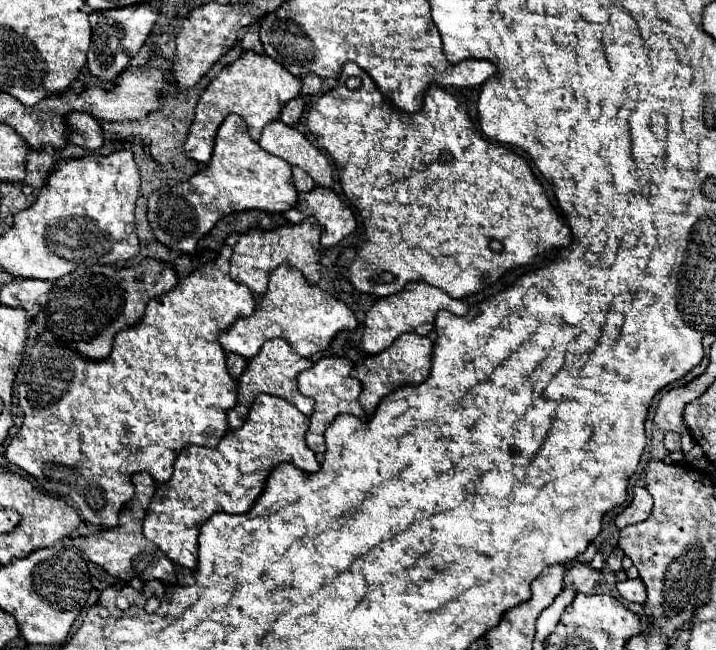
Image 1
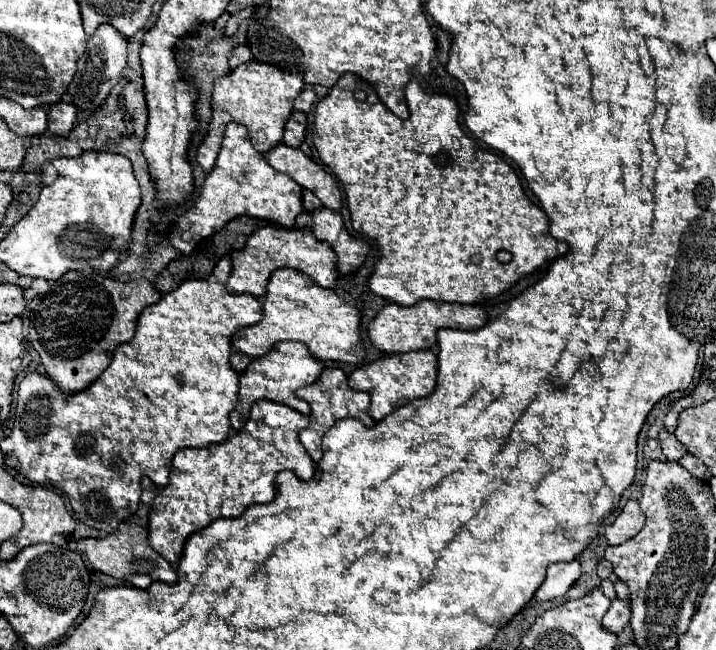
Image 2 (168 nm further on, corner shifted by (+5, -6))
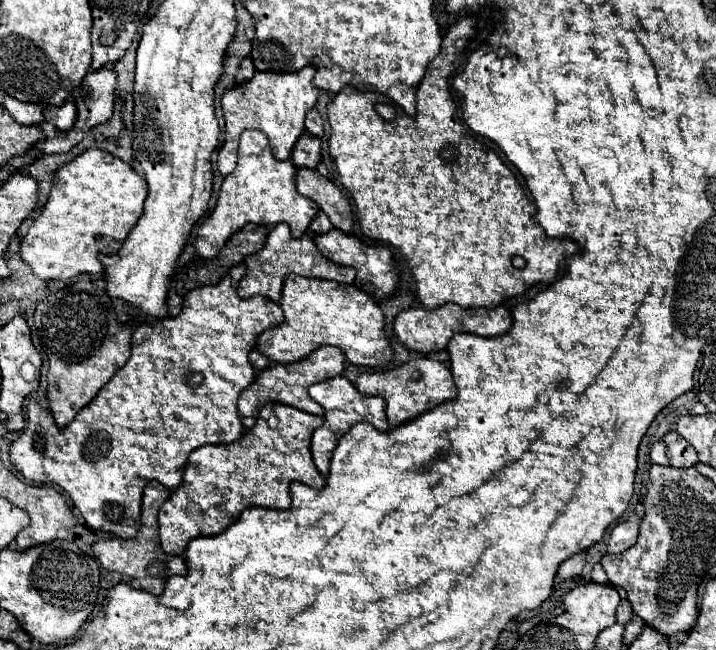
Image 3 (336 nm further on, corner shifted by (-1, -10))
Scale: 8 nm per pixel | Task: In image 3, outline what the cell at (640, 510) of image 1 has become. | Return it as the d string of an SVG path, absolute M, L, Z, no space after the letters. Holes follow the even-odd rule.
M638 503L634 507L634 511L630 513L630 517L620 521L612 529L612 535L610 535L610 541L608 541L608 547L606 547L608 553L624 553L626 549L630 549L636 543L638 525L642 521L642 515L644 515L644 507L642 507L642 503Z

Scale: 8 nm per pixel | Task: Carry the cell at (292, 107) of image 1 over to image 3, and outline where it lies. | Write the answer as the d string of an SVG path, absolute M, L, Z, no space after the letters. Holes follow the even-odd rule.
M304 133L304 135L296 141L294 151L292 151L292 161L294 161L294 165L306 167L306 169L316 169L318 163L320 163L320 159L322 159L320 139L314 137L314 135Z

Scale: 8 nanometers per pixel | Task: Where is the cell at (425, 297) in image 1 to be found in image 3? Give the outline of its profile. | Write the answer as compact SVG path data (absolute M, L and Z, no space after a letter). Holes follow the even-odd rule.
M446 303L436 309L412 307L412 309L402 311L394 321L394 333L400 339L400 343L404 343L408 349L418 351L422 355L446 349L446 345L454 333L474 333L474 335L482 335L482 337L492 337L492 335L504 335L510 327L512 327L512 313L508 309L504 309L502 305L492 307L492 309L478 309L478 307L464 309L464 307L452 305L452 303Z

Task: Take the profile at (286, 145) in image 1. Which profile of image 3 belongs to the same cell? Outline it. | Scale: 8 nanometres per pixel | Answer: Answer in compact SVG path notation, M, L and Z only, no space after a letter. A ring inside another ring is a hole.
M300 167L296 173L296 187L298 187L300 195L318 203L318 207L328 215L330 223L336 229L344 231L346 235L352 235L354 215L352 215L350 201L332 181L320 177L312 169Z

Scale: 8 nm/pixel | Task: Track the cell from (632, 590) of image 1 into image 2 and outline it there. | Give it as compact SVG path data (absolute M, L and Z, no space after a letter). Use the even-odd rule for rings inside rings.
M616 597L608 613L604 615L602 625L612 633L620 633L628 621L630 621L630 601Z

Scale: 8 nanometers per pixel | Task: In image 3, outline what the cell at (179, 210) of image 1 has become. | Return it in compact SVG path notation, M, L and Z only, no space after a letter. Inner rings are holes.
M244 131L238 147L238 165L230 175L224 177L216 207L198 229L194 245L200 257L204 259L214 257L224 247L228 237L242 229L246 223L254 225L286 223L292 231L292 237L300 237L308 229L310 221L318 215L320 207L312 199L302 197L296 191L294 175L296 165L290 159L276 161L276 157L270 151L268 137L262 131Z

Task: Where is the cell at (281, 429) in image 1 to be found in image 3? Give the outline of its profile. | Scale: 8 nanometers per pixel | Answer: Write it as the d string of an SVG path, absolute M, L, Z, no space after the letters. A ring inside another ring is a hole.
M268 403L256 421L256 425L246 431L238 441L224 445L204 445L190 453L182 485L170 495L170 499L160 507L158 527L160 527L160 543L162 549L170 555L182 555L186 551L188 541L202 535L218 535L226 527L230 527L246 507L270 507L270 509L288 509L290 507L290 483L300 481L312 489L322 489L326 479L318 473L312 455L310 455L310 439L314 429L324 423L324 417L304 413L300 409L292 409L288 405Z

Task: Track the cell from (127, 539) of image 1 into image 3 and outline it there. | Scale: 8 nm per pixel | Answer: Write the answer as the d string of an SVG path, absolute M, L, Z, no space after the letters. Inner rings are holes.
M150 481L144 489L144 499L142 499L142 521L140 521L140 529L138 535L134 539L104 539L94 543L94 555L96 559L102 563L102 567L110 569L110 571L118 571L124 573L132 579L138 579L142 589L152 593L152 595L160 595L164 591L166 581L172 575L186 575L186 561L182 555L168 555L160 549L160 541L158 541L158 509L160 505L170 497L170 489L164 487L158 481Z

